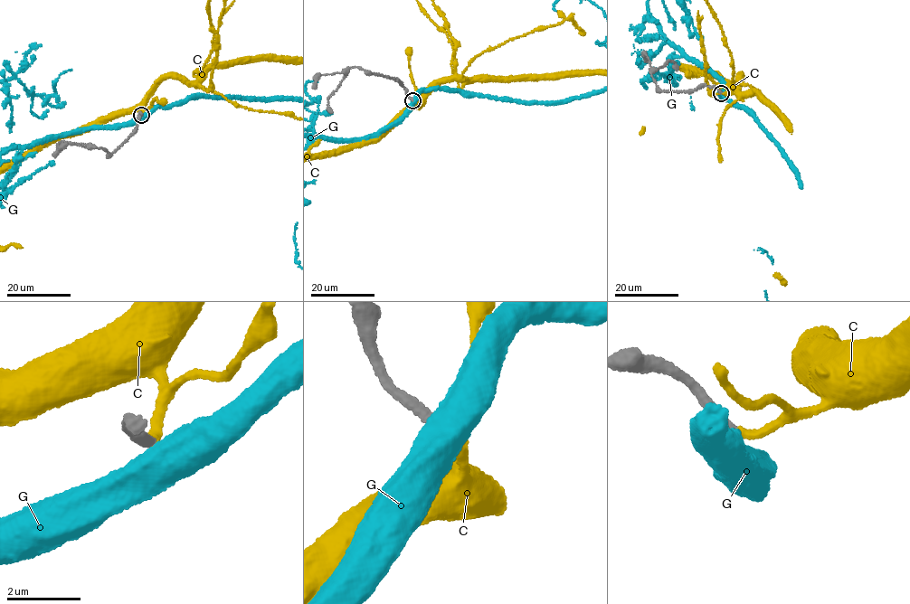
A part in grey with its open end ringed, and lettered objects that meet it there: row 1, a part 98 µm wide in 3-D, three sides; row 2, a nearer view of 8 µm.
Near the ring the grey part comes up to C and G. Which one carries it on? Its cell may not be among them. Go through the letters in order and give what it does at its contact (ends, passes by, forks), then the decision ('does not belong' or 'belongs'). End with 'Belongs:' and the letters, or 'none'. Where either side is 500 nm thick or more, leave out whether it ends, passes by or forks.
C: it ends there; belongs
G: does not belong
Belongs: C

